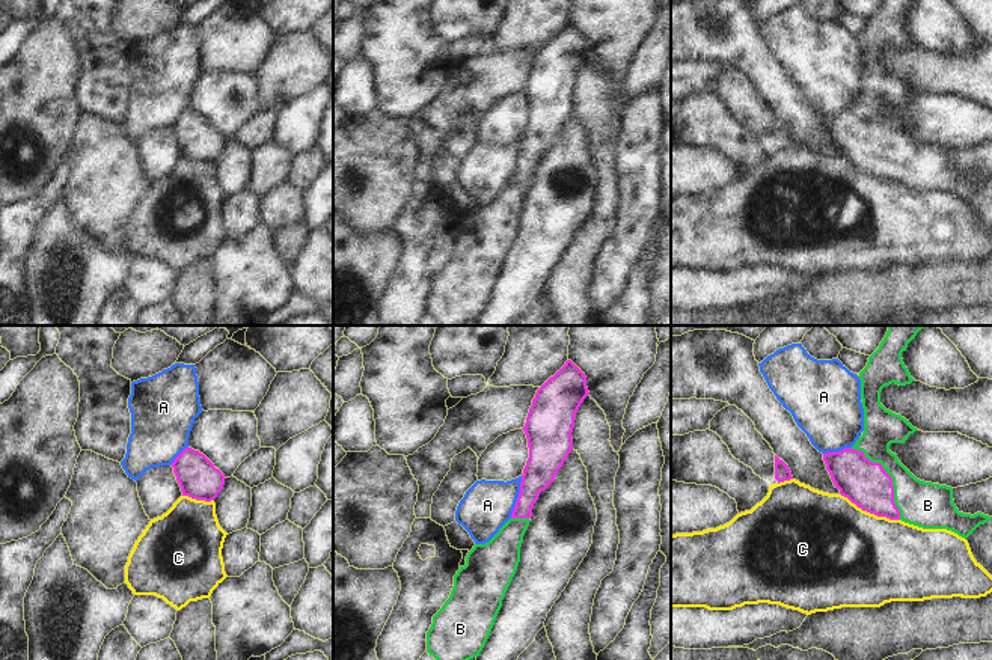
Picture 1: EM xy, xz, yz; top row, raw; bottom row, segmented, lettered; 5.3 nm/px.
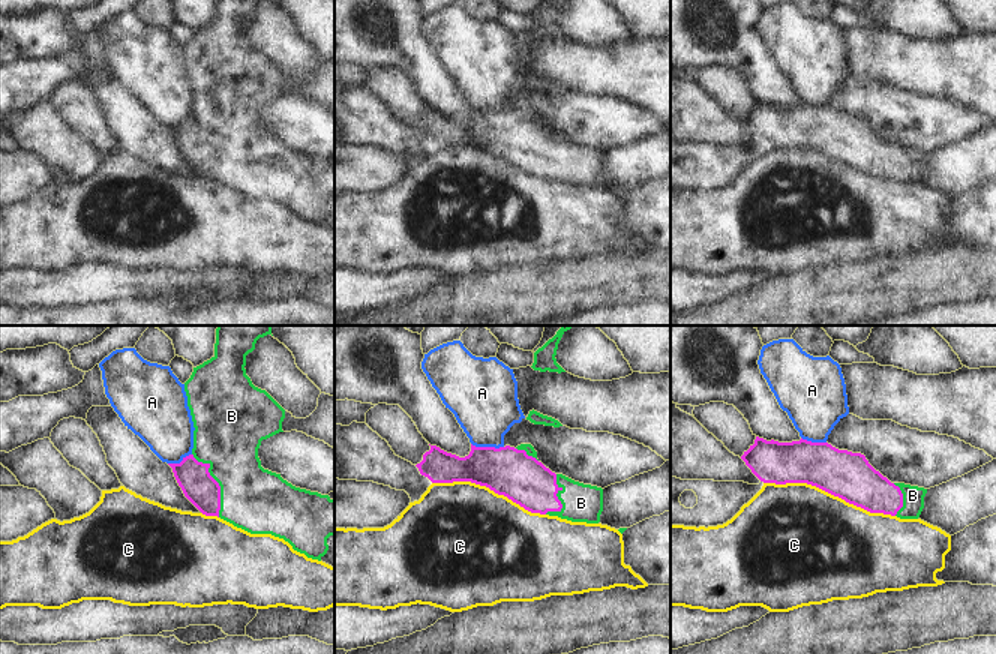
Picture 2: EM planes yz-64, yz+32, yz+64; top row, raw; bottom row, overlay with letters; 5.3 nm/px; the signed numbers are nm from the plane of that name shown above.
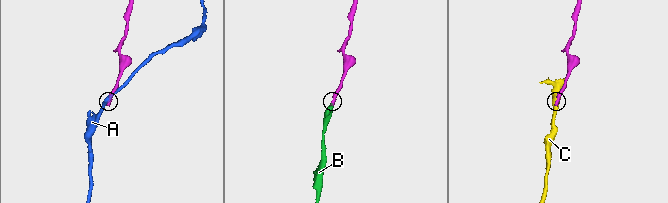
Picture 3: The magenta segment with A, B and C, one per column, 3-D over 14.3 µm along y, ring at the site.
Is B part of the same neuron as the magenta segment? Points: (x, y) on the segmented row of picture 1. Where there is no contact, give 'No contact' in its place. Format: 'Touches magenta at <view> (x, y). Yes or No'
Touches magenta at yz (890, 476). Yes

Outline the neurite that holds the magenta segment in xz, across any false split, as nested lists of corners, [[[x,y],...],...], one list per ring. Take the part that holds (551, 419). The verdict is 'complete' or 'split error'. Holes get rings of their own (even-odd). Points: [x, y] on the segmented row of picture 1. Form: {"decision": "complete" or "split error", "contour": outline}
{"decision": "split error", "contour": [[[571,362],[550,377],[535,393],[526,423],[522,428],[528,438],[529,458],[523,469],[520,493],[511,518],[485,544],[475,544],[466,556],[466,565],[454,576],[454,588],[442,609],[433,616],[427,631],[427,652],[436,660],[470,660],[482,651],[505,592],[520,562],[523,535],[532,517],[534,503],[555,479],[573,449],[571,432],[576,413],[589,395],[585,374]]]}

